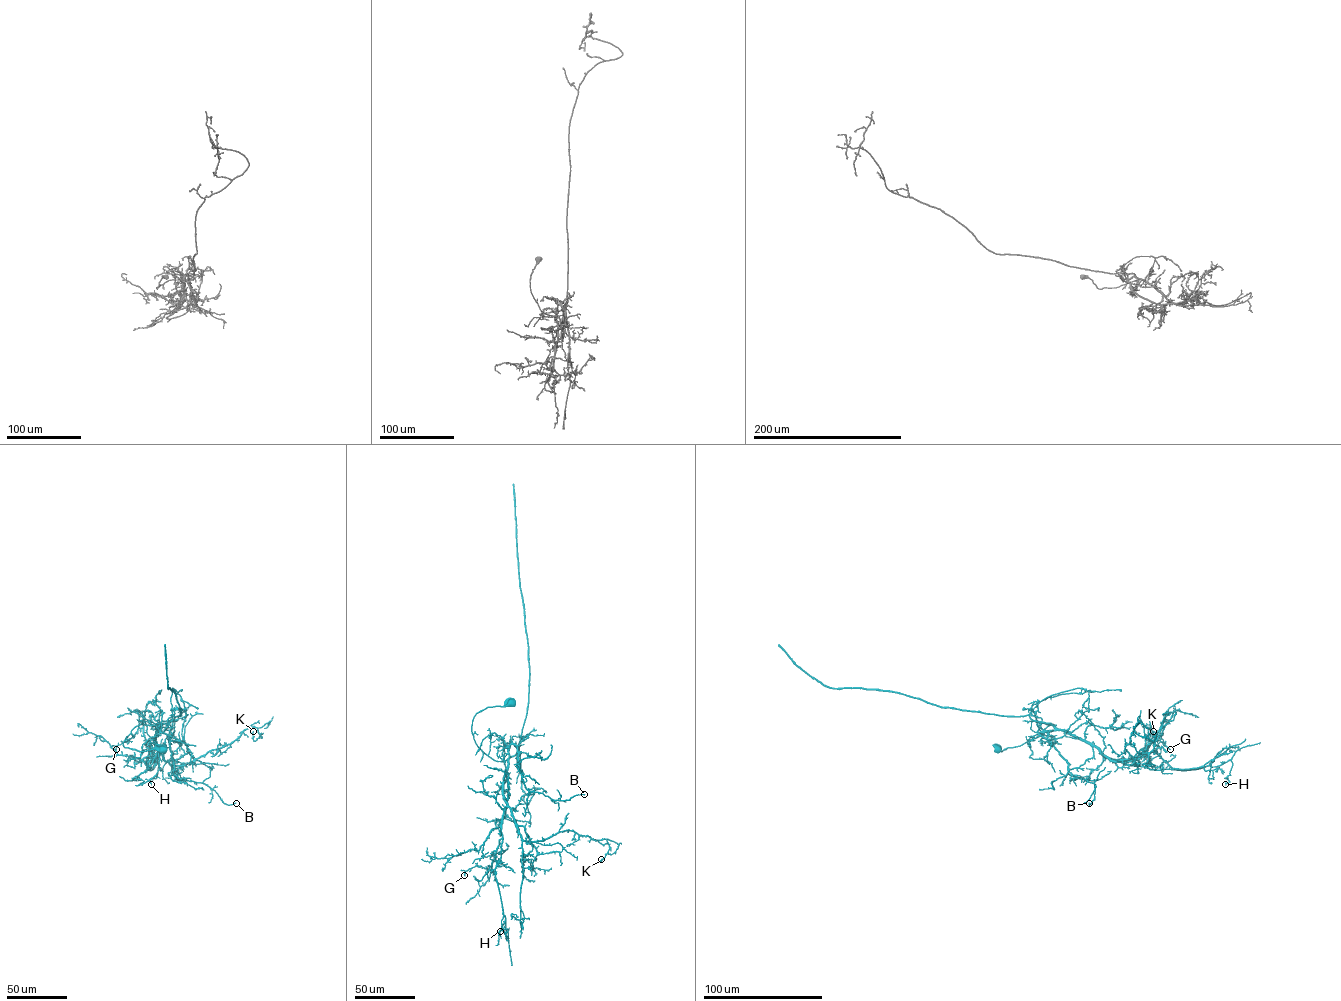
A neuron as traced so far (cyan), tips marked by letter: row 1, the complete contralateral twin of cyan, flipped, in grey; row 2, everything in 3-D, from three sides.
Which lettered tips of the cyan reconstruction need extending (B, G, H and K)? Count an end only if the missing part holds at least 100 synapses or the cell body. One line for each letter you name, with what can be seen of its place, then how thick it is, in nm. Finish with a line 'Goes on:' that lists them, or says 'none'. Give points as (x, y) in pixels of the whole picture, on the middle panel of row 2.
Goes on: none

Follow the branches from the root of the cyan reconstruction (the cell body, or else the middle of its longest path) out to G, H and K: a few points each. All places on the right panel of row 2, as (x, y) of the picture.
G: (998, 749), (1020, 746), (1053, 724), (1105, 756), (1129, 761), (1150, 743), (1171, 712), (1160, 740), (1170, 749)
H: (998, 749), (1020, 746), (1053, 724), (1113, 759), (1135, 760), (1155, 752), (1178, 770), (1230, 760), (1225, 784)
K: (998, 749), (1020, 746), (1053, 724), (1111, 760), (1135, 765), (1125, 749), (1133, 727), (1153, 741), (1153, 731)

